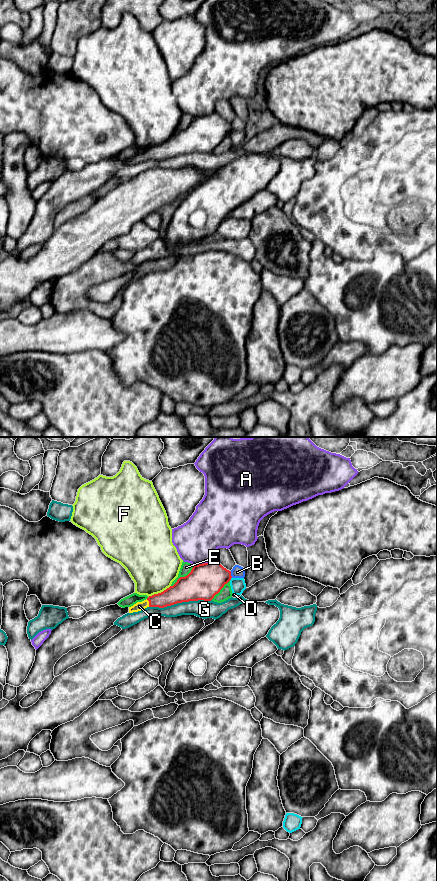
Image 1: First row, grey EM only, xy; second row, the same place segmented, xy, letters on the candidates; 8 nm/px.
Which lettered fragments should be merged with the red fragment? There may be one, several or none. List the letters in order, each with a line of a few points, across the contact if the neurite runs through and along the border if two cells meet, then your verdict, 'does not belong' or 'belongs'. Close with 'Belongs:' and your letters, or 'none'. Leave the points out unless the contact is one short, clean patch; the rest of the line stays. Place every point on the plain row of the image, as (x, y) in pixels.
A: does not belong
B: does not belong
C: xy (178, 145), (149, 155), (139, 158) | belongs
D: does not belong
E: does not belong
F: does not belong
G: does not belong
Belongs: C

